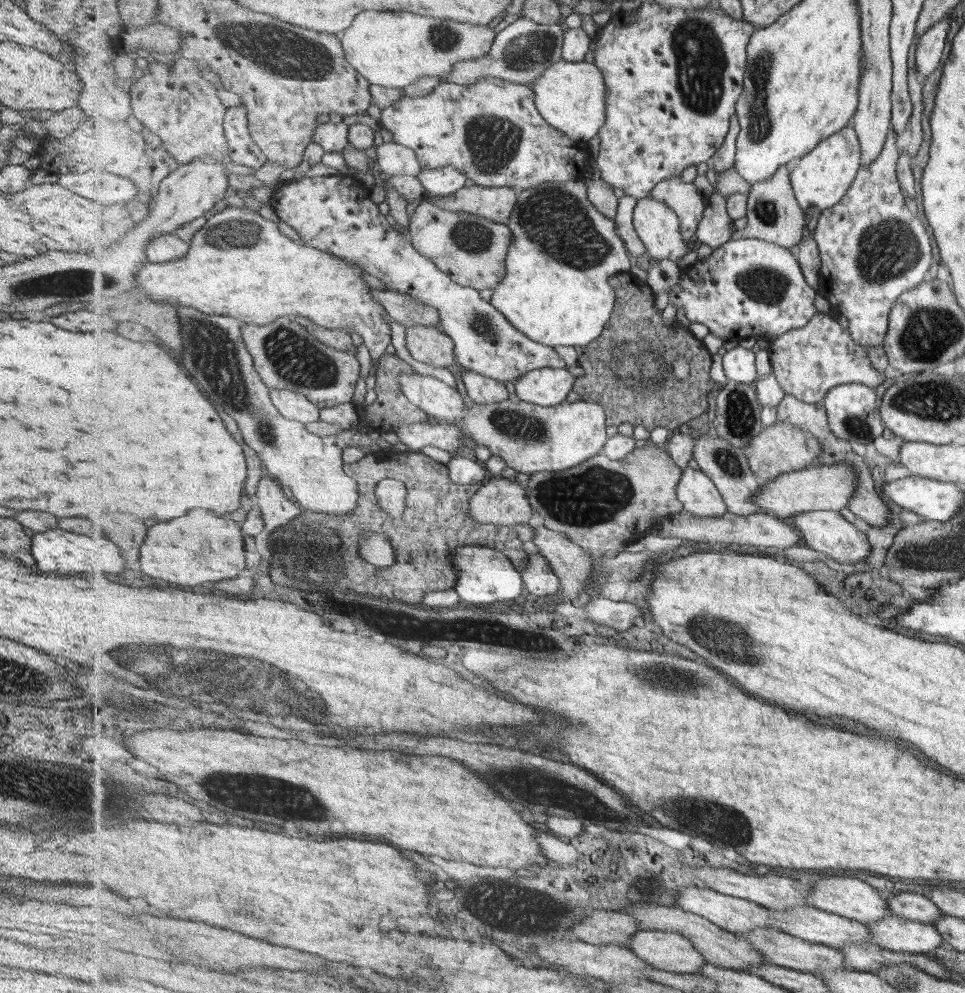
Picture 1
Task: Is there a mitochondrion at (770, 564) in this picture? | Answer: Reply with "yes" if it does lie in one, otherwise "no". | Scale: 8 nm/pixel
no

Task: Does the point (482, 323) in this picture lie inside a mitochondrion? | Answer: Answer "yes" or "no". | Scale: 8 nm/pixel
yes

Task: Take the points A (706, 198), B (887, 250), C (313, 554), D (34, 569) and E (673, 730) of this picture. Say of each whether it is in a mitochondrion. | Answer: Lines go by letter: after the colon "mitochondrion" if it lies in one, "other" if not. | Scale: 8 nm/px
A: other
B: mitochondrion
C: mitochondrion
D: other
E: other

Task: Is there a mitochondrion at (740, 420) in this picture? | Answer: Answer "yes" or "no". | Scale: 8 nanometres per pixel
yes

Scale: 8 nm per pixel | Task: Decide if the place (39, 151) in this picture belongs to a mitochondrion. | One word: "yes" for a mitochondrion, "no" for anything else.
no

